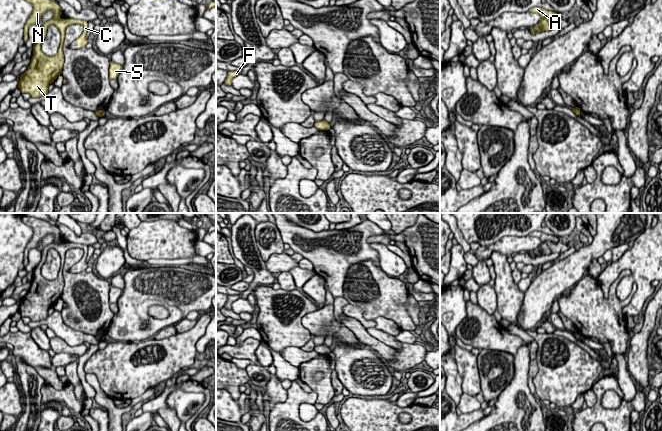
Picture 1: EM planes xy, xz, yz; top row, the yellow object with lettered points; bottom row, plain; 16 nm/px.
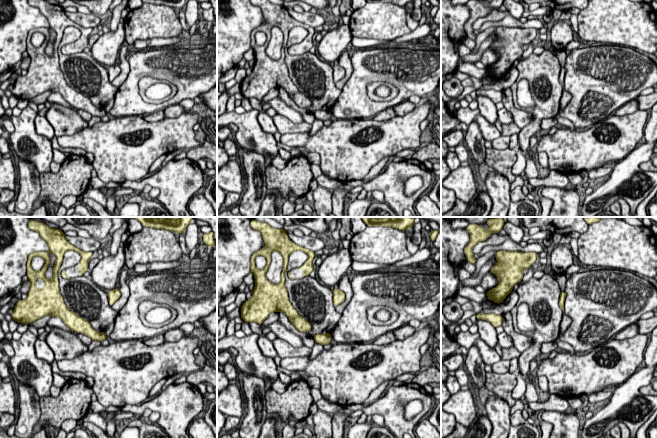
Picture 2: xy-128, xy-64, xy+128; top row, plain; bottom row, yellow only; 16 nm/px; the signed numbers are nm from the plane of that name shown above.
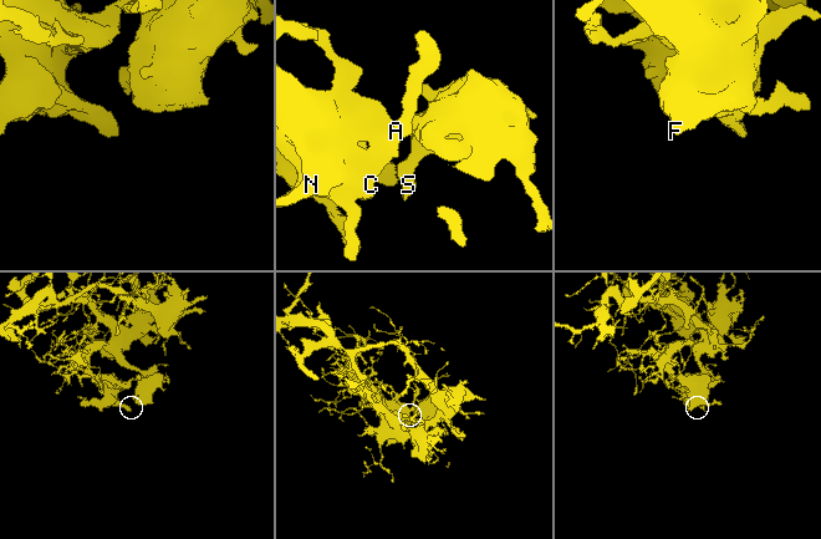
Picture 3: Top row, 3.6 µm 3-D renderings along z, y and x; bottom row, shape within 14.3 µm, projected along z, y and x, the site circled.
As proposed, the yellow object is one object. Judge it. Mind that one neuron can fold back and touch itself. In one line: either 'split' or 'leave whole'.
leave whole

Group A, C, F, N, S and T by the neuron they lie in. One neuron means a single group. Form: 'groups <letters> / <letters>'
groups A C F N S T

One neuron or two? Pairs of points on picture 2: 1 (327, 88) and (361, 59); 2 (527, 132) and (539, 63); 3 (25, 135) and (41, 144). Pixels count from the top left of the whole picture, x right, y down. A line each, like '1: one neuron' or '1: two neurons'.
1: two neurons
2: one neuron
3: one neuron

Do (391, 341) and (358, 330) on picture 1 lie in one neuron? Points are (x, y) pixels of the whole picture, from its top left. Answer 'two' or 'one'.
one

